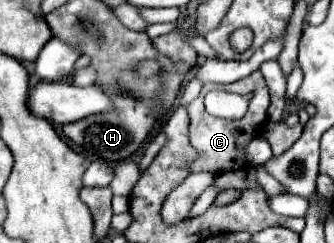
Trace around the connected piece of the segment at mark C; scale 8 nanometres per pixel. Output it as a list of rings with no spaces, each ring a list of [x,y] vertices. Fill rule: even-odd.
[[[254,71],[252,75],[234,81],[230,85],[218,85],[218,83],[206,83],[198,95],[198,99],[194,99],[186,109],[188,109],[188,117],[190,117],[190,145],[200,153],[202,161],[192,163],[194,171],[208,171],[212,175],[222,175],[222,173],[230,173],[230,171],[242,171],[246,169],[246,147],[248,143],[258,137],[268,121],[268,107],[270,107],[270,93],[266,87],[266,79],[262,79],[260,71]],[[212,89],[222,89],[222,91],[230,91],[230,93],[238,93],[238,95],[248,95],[254,93],[254,97],[250,99],[250,107],[248,113],[244,115],[244,119],[238,121],[224,121],[224,119],[216,119],[212,115],[206,113],[204,109],[204,95]]]

